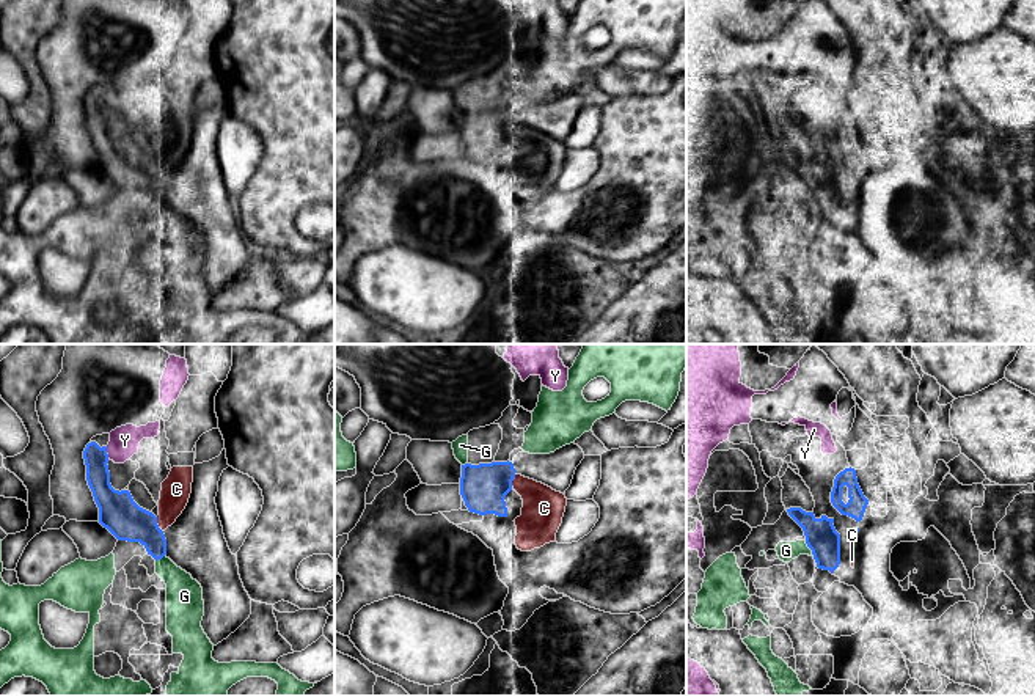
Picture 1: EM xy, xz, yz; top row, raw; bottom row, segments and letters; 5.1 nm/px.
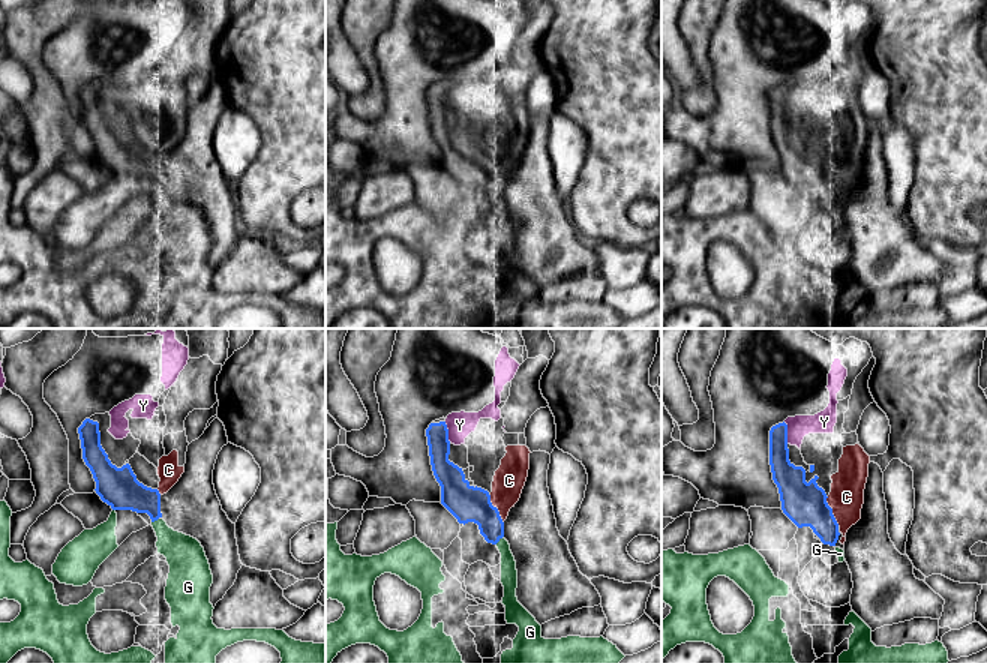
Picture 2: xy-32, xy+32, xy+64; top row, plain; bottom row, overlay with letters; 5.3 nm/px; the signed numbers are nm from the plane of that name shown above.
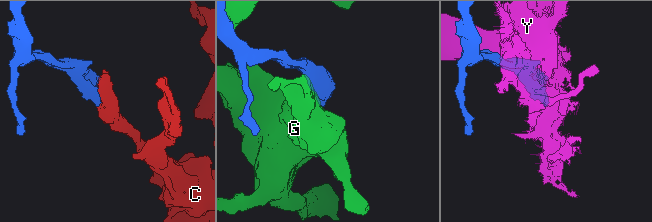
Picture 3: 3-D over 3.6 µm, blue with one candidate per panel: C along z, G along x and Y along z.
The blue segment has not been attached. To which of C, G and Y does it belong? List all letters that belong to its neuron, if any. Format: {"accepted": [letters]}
{"accepted": ["C"]}

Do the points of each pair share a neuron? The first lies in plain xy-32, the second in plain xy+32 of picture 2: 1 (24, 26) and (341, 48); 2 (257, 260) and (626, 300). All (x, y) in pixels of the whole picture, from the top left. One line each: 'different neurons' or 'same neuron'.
1: different neurons
2: different neurons

